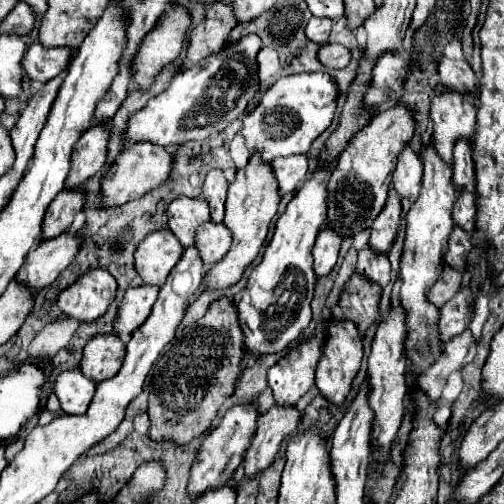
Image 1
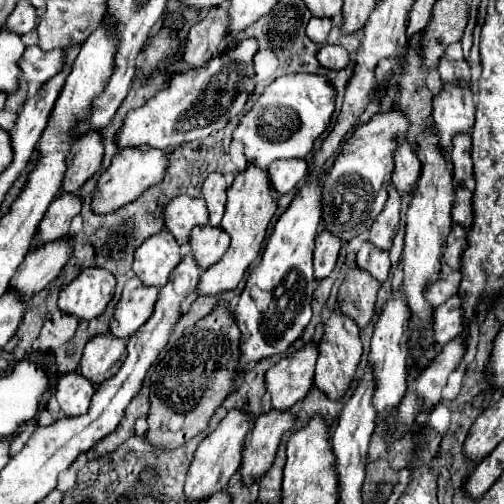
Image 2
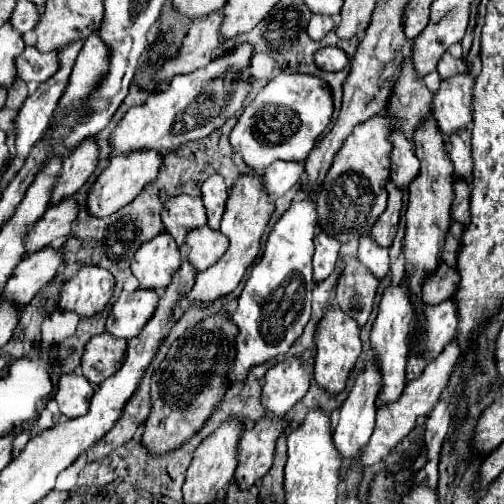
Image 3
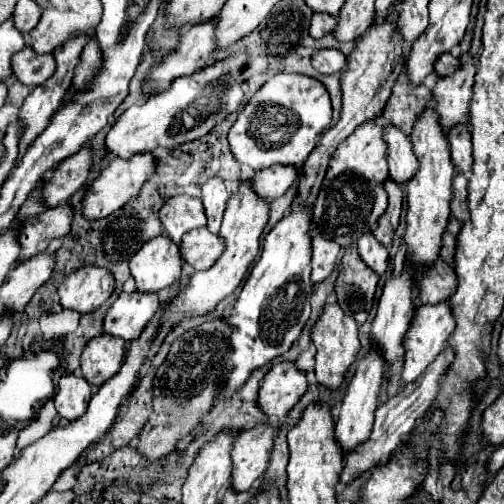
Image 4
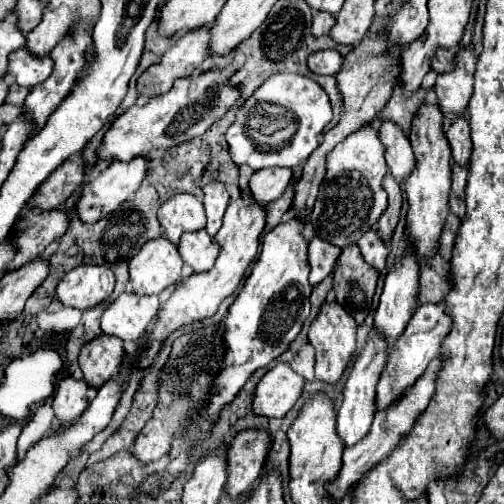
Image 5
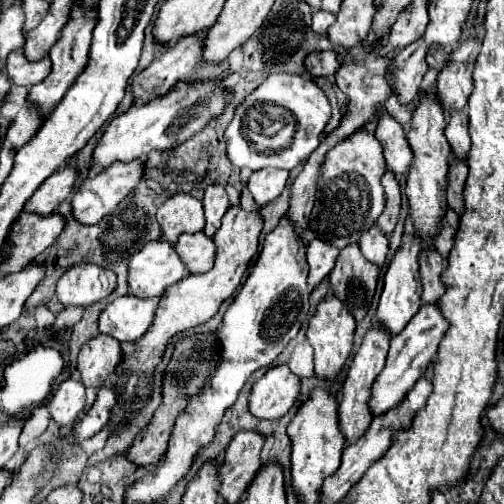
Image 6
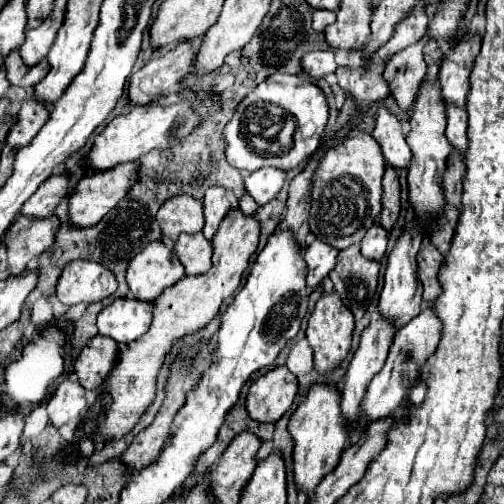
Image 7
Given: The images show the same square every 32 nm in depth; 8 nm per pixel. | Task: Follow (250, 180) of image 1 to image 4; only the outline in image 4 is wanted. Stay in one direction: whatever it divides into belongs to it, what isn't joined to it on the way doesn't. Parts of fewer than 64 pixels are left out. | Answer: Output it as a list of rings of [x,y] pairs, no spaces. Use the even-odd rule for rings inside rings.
[[[246,182],[246,184],[240,184],[238,188],[238,194],[234,194],[230,200],[228,200],[228,208],[224,212],[224,220],[222,220],[222,228],[218,232],[218,236],[224,240],[224,252],[222,256],[216,260],[216,264],[210,268],[210,270],[204,270],[204,272],[194,272],[190,276],[190,284],[186,284],[184,288],[180,288],[166,304],[164,308],[164,318],[160,322],[160,330],[158,330],[158,336],[160,332],[168,332],[168,330],[174,330],[182,320],[186,318],[192,318],[192,316],[204,316],[204,314],[210,314],[216,310],[216,306],[226,298],[230,296],[242,282],[248,266],[254,262],[254,258],[258,256],[258,250],[260,250],[260,236],[264,232],[264,226],[268,222],[268,212],[270,212],[270,206],[268,202],[264,202],[254,190],[252,190],[252,184]]]

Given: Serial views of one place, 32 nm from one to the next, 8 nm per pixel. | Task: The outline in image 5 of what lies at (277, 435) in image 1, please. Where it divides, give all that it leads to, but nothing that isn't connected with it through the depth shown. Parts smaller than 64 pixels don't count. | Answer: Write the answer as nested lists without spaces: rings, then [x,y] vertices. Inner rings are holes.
[[[244,430],[234,436],[228,446],[228,484],[224,492],[236,500],[246,494],[266,464],[266,448],[270,434],[266,430]]]

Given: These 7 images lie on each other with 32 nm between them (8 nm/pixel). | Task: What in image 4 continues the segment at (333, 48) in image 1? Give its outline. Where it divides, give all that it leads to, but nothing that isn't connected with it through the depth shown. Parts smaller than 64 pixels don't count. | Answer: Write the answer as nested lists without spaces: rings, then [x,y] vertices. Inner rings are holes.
[[[316,50],[312,54],[312,66],[320,74],[336,74],[346,66],[346,56],[340,50]]]

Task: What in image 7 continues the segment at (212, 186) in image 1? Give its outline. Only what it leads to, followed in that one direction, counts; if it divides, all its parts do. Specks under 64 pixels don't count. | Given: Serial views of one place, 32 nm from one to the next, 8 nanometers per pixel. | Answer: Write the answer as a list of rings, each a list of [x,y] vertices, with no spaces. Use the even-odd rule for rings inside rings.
[[[208,188],[206,196],[204,196],[204,216],[206,216],[206,226],[202,230],[202,234],[212,240],[212,236],[216,234],[220,222],[224,220],[224,216],[232,210],[228,198],[226,198],[226,190],[224,188]]]

